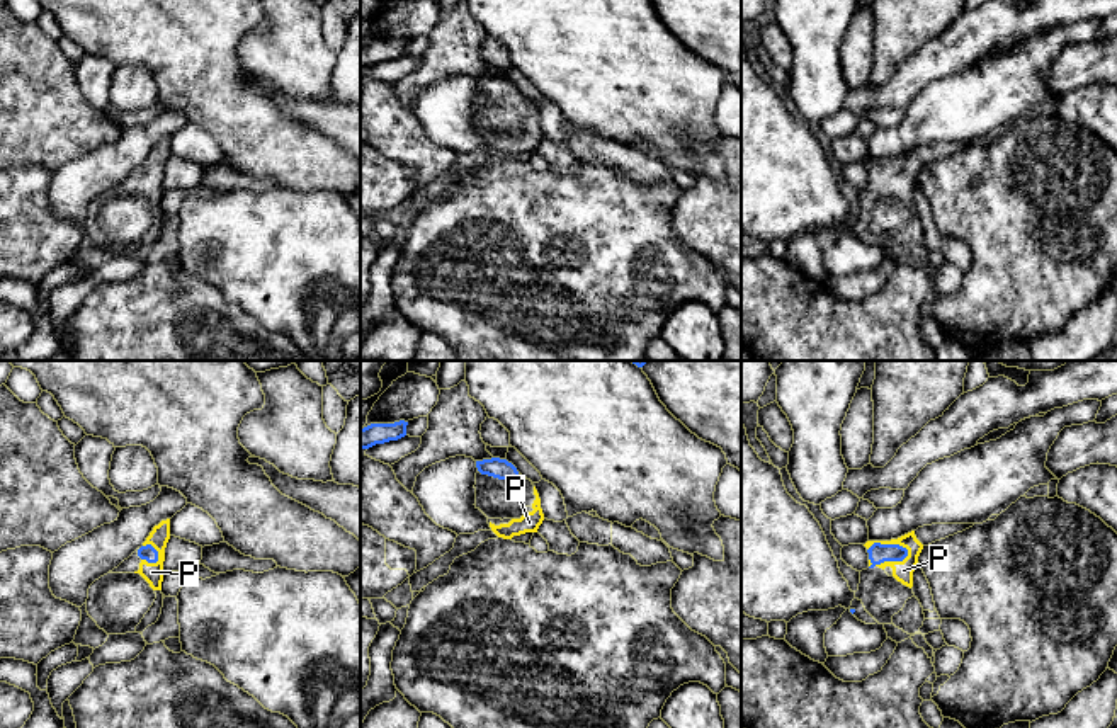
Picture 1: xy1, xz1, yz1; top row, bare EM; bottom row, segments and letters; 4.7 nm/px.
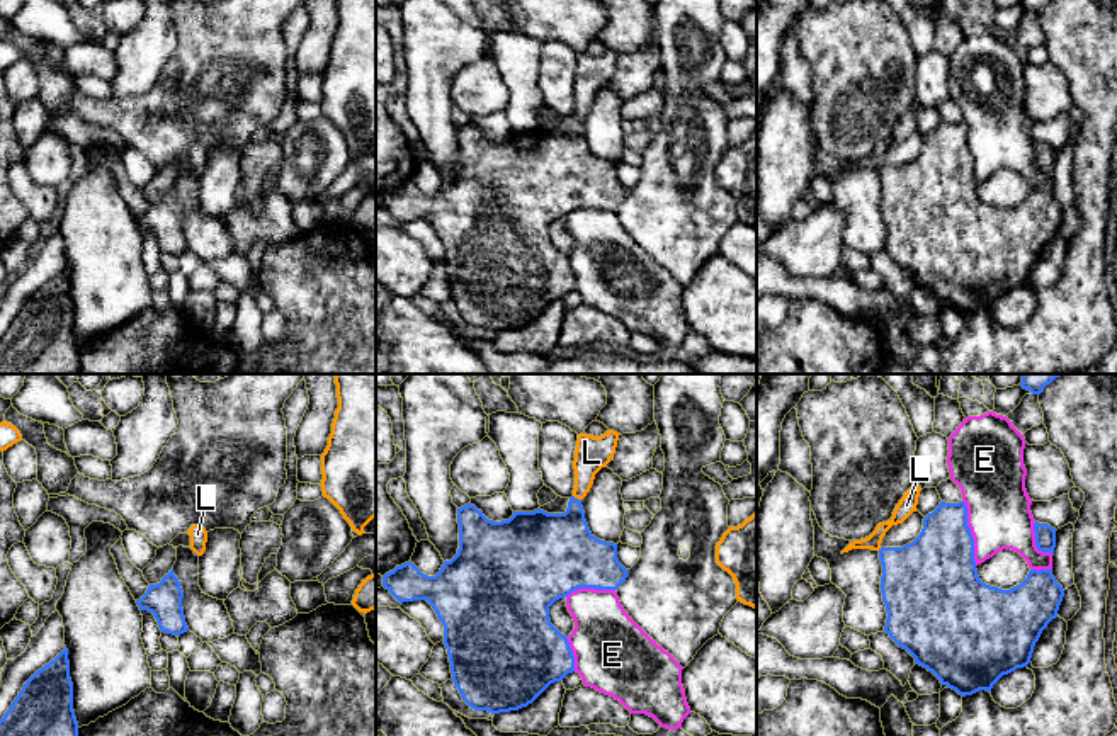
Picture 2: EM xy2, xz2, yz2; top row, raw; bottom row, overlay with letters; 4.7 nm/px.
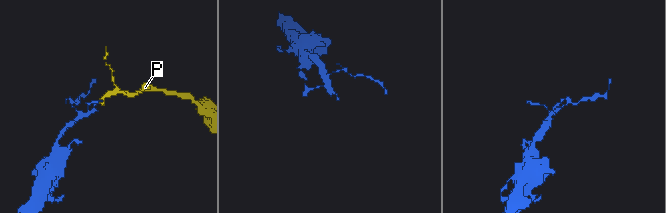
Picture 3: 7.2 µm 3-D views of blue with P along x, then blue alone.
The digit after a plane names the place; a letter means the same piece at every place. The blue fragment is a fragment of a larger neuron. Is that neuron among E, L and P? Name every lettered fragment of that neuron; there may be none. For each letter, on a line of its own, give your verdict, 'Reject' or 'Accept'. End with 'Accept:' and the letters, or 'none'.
E: Reject
L: Reject
P: Accept
Accept: P

